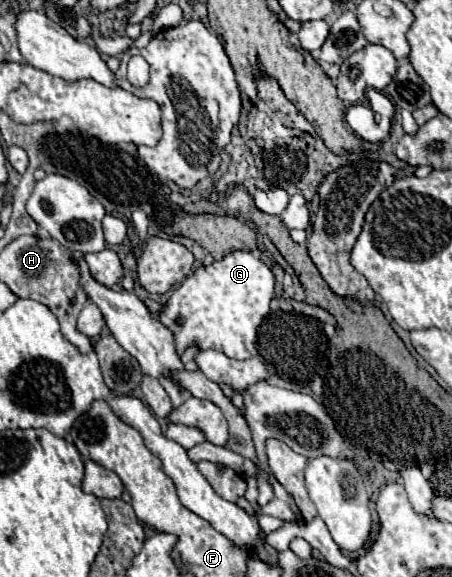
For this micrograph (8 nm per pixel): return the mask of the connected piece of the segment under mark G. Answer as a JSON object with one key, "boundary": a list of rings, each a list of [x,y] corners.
{"boundary":[[[233,251],[221,261],[197,267],[181,285],[173,289],[155,319],[173,333],[179,355],[183,355],[189,345],[197,345],[201,351],[215,349],[233,359],[249,359],[257,355],[257,329],[265,315],[269,315],[269,303],[273,297],[275,277],[271,269],[251,251]]]}

